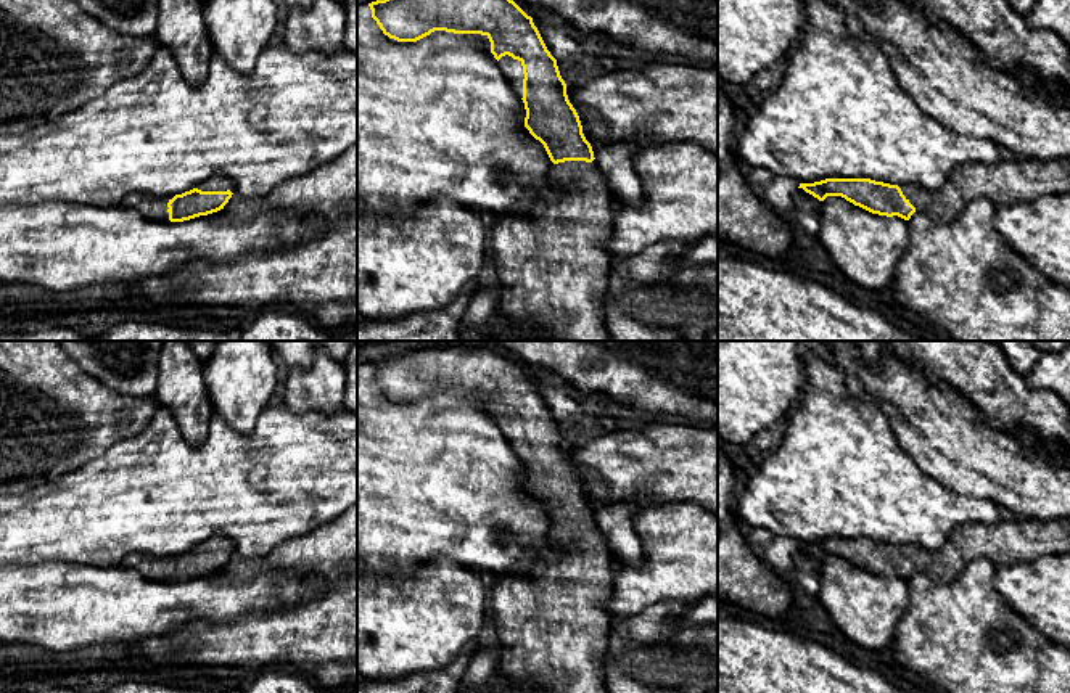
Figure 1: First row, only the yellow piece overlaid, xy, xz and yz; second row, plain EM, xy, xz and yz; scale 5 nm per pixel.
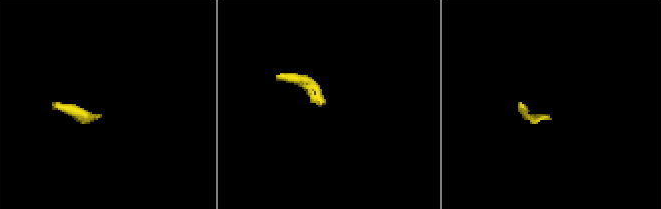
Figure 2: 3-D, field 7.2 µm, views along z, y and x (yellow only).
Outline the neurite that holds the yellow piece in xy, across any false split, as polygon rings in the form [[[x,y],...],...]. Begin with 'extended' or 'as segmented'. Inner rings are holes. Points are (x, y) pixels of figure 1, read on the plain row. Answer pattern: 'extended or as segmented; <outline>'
extended; [[[216,534],[182,555],[130,553],[122,564],[151,580],[183,582],[224,569],[235,552],[237,545],[232,539]]]

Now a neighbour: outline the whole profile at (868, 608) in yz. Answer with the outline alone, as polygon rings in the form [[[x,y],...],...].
[[[827,556],[821,561],[819,582],[817,598],[845,637],[864,650],[893,646],[896,627],[909,611],[907,580]]]

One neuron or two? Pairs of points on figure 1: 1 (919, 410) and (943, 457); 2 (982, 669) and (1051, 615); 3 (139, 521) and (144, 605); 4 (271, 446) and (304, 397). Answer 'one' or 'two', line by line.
1: one
2: two
3: two
4: two

